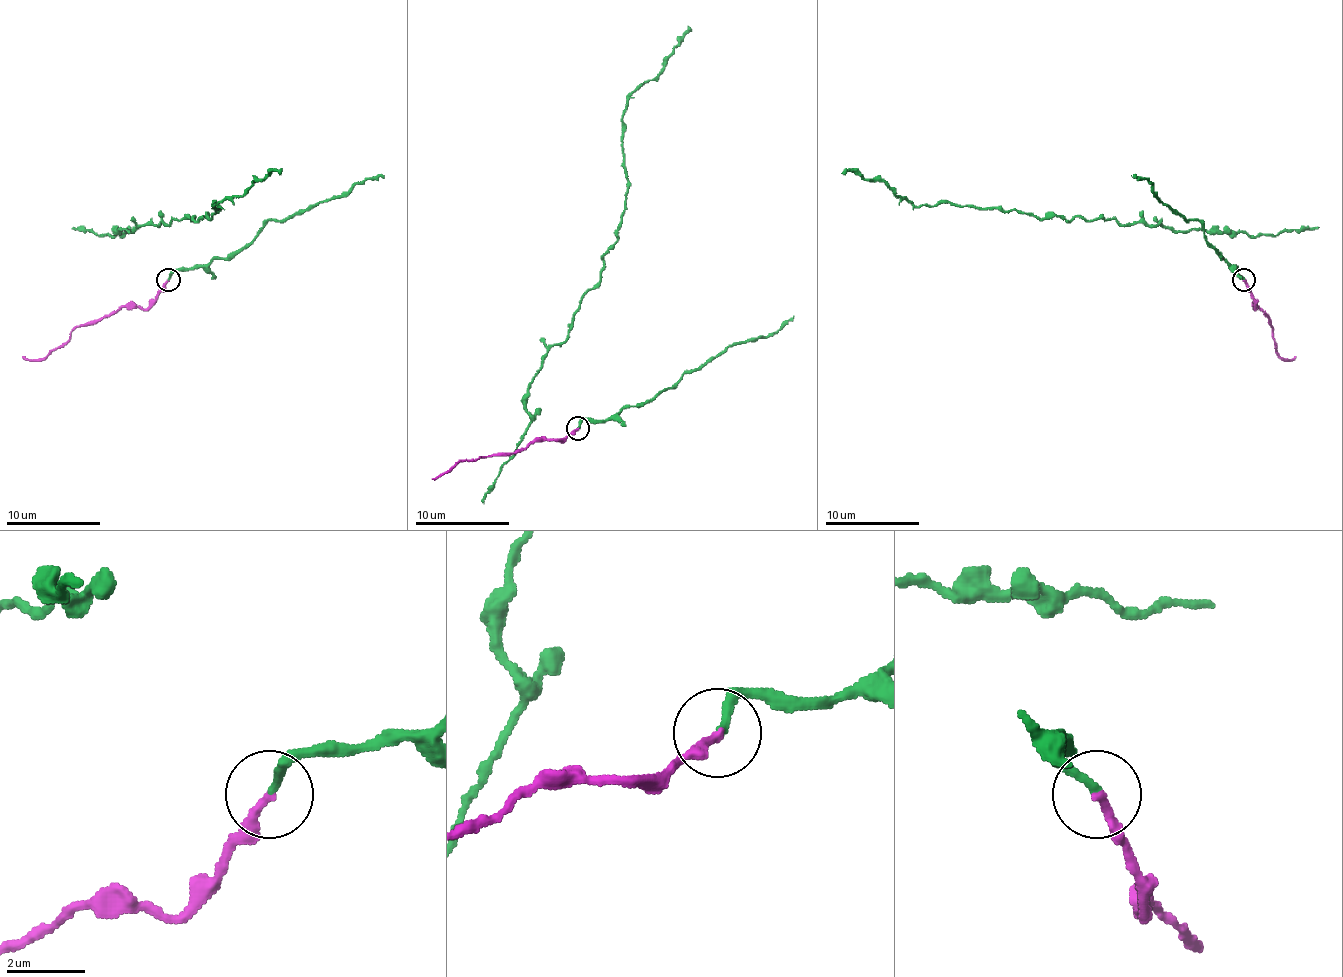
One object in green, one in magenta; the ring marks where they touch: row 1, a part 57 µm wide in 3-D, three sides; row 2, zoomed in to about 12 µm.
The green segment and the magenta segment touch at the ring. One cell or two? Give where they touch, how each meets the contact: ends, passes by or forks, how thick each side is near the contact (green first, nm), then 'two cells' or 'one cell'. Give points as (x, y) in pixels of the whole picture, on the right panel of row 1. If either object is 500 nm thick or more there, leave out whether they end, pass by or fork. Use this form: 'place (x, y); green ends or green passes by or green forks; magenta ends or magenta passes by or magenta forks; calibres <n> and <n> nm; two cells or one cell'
place (1244, 280); green ends; magenta ends; calibres 200 and 200 nm; one cell

